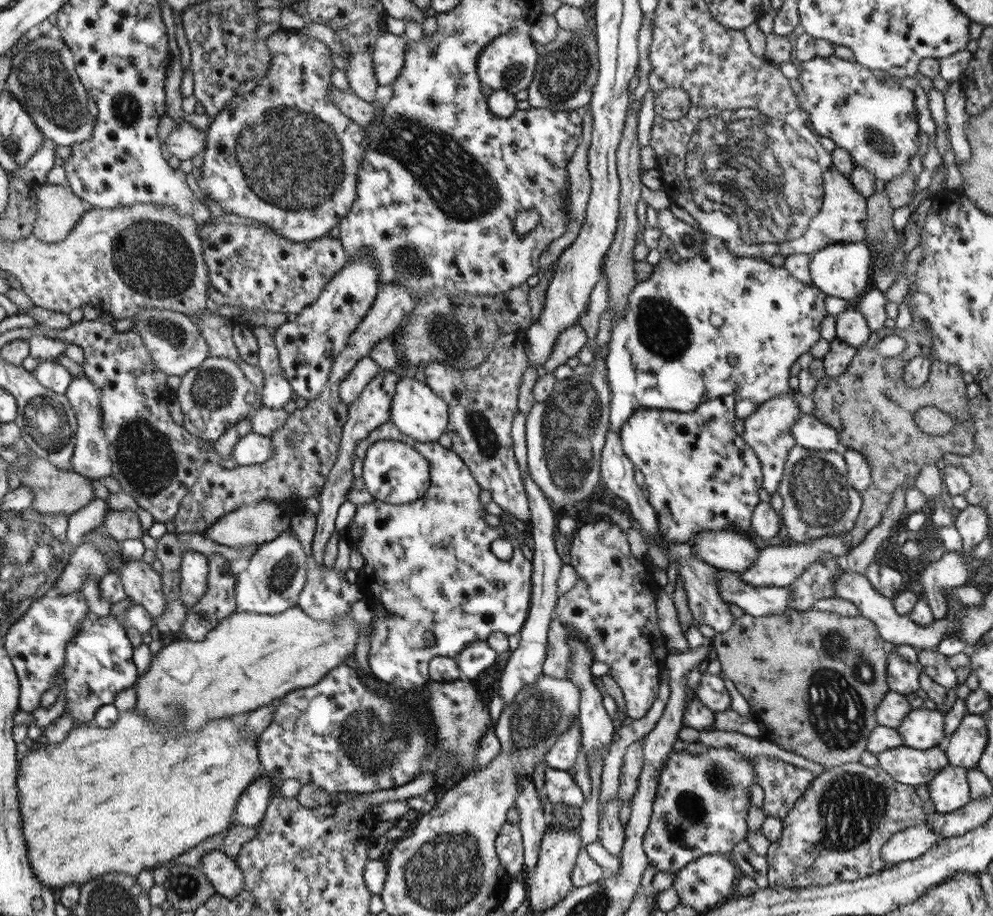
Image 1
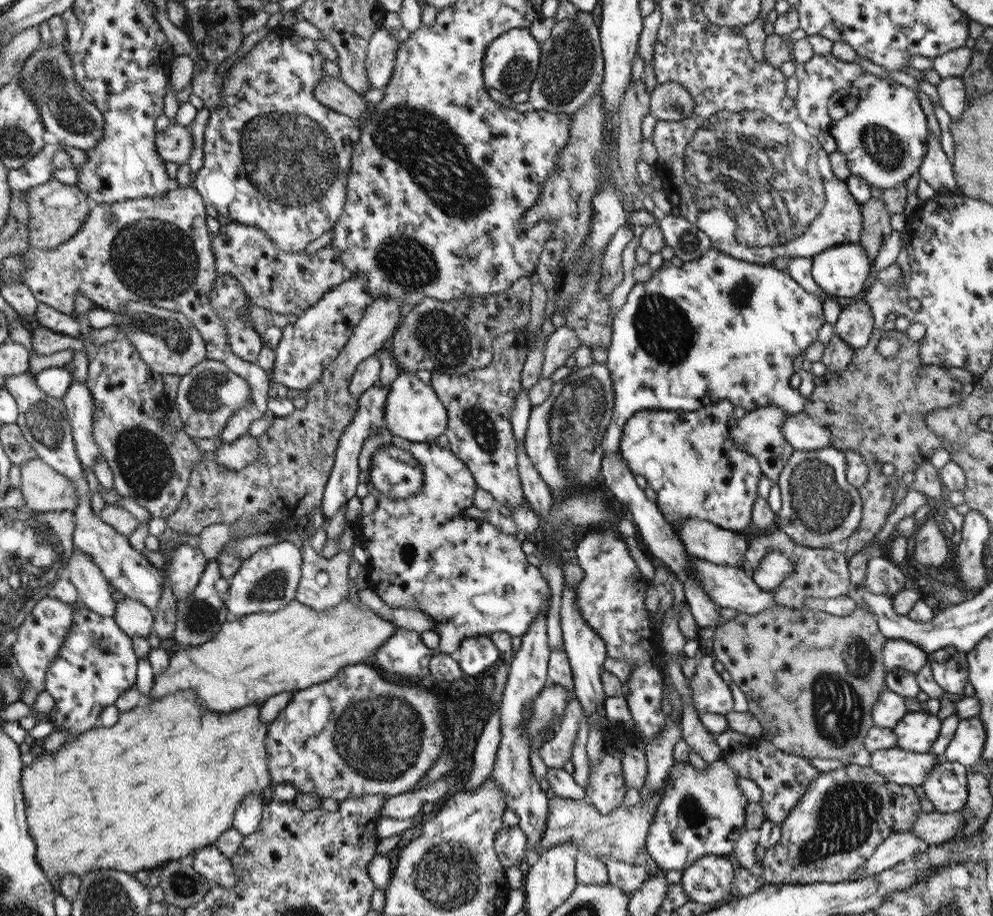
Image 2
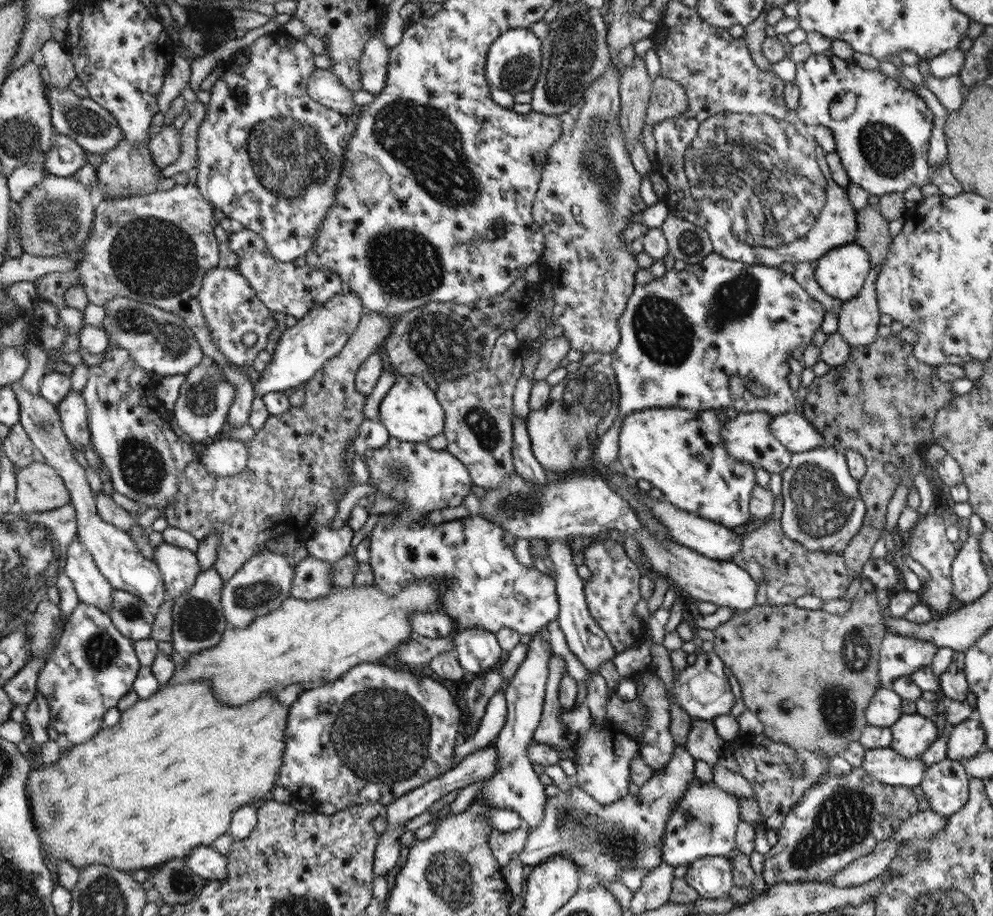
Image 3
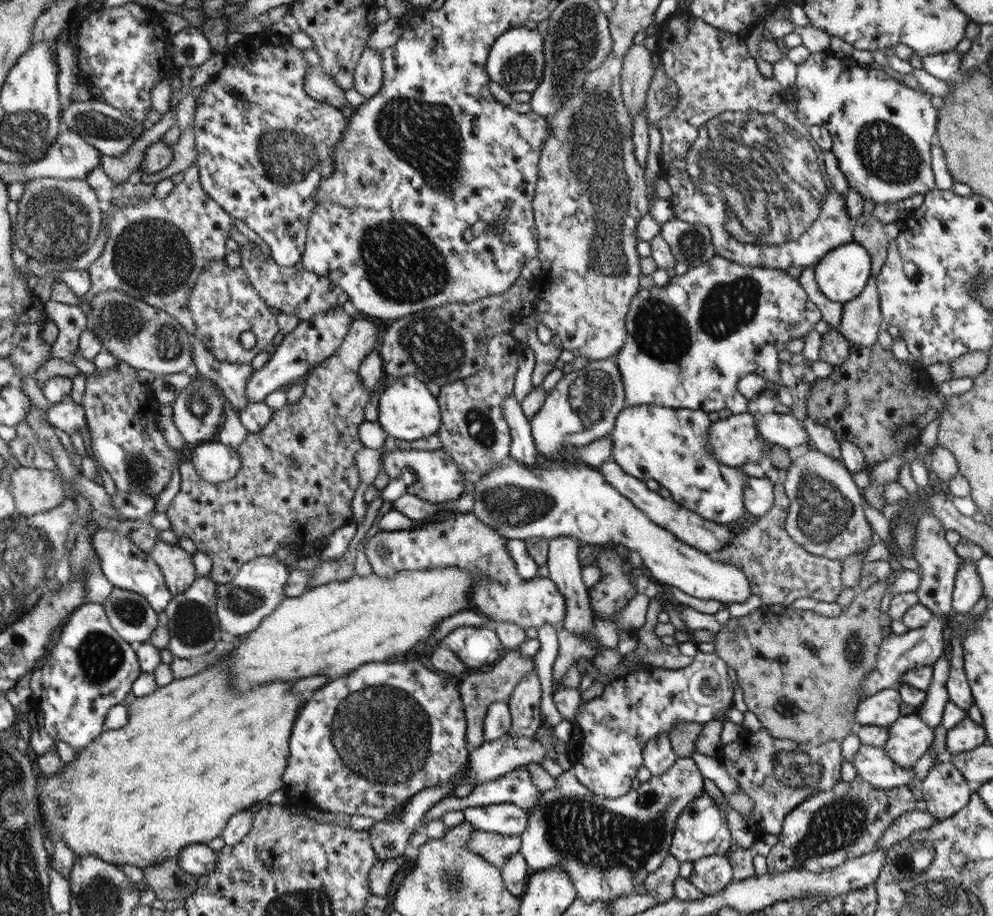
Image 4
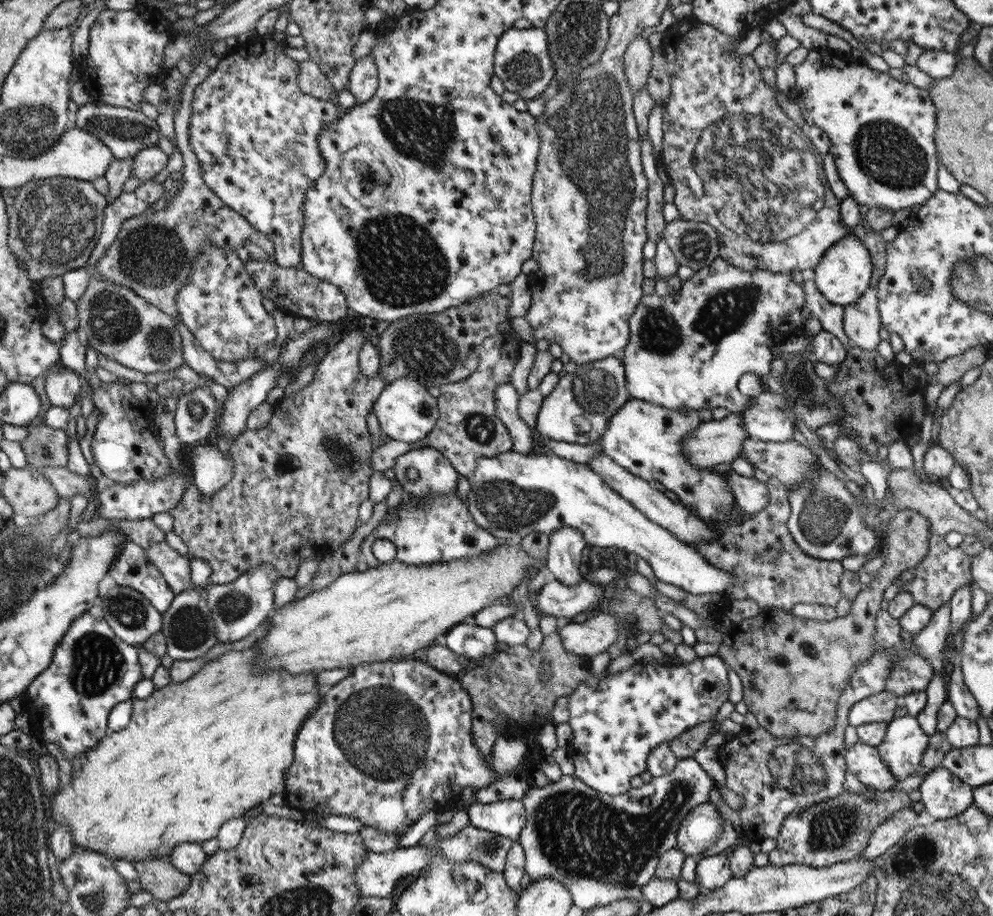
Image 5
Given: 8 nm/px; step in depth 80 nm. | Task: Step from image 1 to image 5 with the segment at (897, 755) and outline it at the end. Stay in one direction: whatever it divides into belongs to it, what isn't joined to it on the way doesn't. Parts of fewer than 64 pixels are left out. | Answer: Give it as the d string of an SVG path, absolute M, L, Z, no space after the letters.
M858 741L854 746L846 748L844 762L847 770L870 790L890 791L898 782L888 766L882 764L877 748L868 744Z

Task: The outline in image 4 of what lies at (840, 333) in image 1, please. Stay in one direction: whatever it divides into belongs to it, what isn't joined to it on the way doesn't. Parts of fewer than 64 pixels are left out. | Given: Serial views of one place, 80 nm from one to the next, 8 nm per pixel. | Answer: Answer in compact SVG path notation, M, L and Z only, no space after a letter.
M870 278L862 293L843 305L839 332L850 344L872 346L878 342L882 324L880 299L875 278Z

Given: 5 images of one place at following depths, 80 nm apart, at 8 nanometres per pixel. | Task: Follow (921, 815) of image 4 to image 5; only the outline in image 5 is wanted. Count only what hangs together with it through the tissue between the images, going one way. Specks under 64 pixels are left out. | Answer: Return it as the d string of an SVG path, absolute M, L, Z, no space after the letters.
M906 807L889 816L878 828L873 830L868 846L863 848L858 858L862 860L875 860L884 855L892 845L896 844L910 831L916 822L916 814L912 808Z

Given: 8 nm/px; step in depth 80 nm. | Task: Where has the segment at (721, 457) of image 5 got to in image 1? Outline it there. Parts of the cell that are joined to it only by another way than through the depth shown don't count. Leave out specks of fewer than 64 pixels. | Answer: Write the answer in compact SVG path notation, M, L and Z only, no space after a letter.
M774 396L763 402L748 418L744 420L743 435L740 435L759 458L763 472L763 487L772 495L779 489L785 464L791 448L797 445L791 428L801 417L797 400L792 396Z

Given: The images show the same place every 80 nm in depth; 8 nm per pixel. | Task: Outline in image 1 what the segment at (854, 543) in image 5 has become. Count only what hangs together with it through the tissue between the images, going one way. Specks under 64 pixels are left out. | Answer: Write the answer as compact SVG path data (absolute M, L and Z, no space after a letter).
M798 444L789 452L777 493L783 498L783 507L778 512L783 524L783 534L787 534L798 543L826 535L848 534L856 526L863 503L861 492L852 488L848 482L847 466L842 451L819 451Z

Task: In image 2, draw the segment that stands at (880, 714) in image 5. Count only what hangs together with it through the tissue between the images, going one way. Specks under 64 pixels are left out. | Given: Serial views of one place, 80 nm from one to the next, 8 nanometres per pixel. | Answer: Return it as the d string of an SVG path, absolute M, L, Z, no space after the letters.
M885 689L875 702L872 709L873 725L880 728L894 729L894 726L900 723L900 720L906 716L909 711L906 709L904 697L895 692Z

